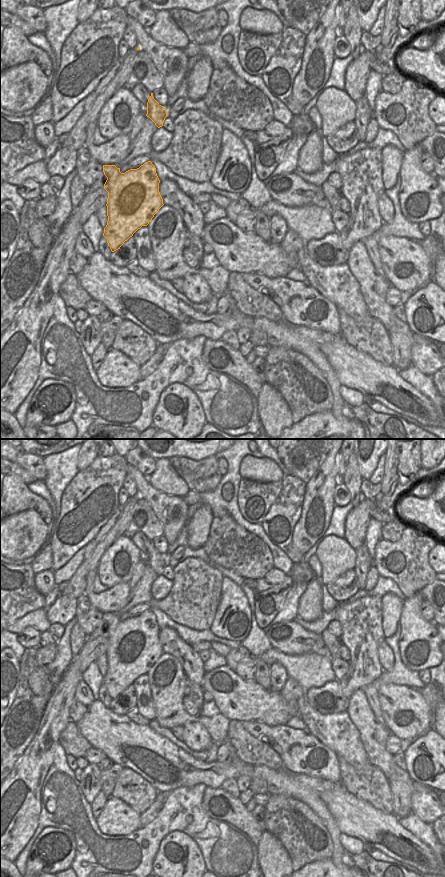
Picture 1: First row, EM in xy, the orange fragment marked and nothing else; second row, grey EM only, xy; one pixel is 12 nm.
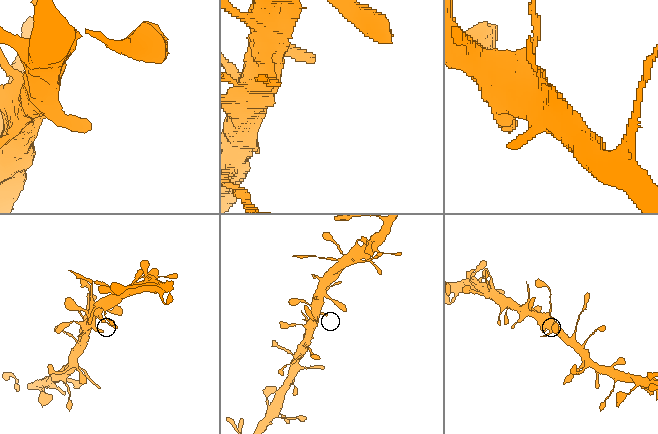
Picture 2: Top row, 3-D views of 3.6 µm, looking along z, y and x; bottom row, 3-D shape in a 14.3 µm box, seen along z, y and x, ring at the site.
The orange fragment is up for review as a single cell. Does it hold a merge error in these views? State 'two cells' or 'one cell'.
one cell

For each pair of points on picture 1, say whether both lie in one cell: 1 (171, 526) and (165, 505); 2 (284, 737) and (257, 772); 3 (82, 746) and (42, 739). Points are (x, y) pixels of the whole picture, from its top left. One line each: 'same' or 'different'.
1: same
2: different
3: different

